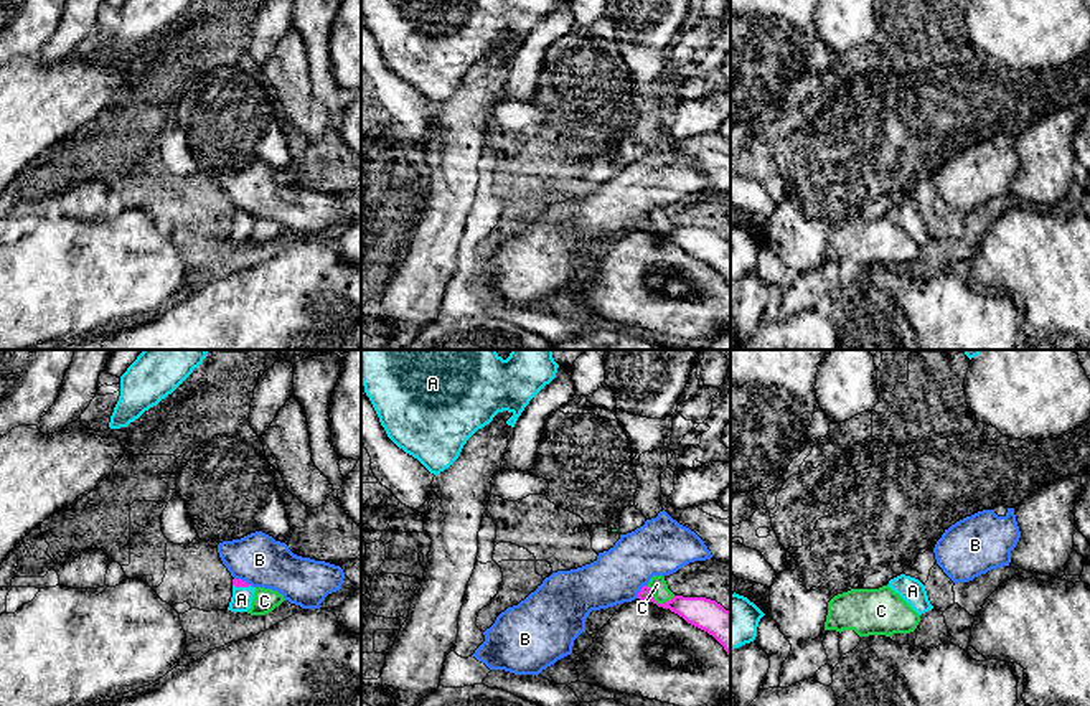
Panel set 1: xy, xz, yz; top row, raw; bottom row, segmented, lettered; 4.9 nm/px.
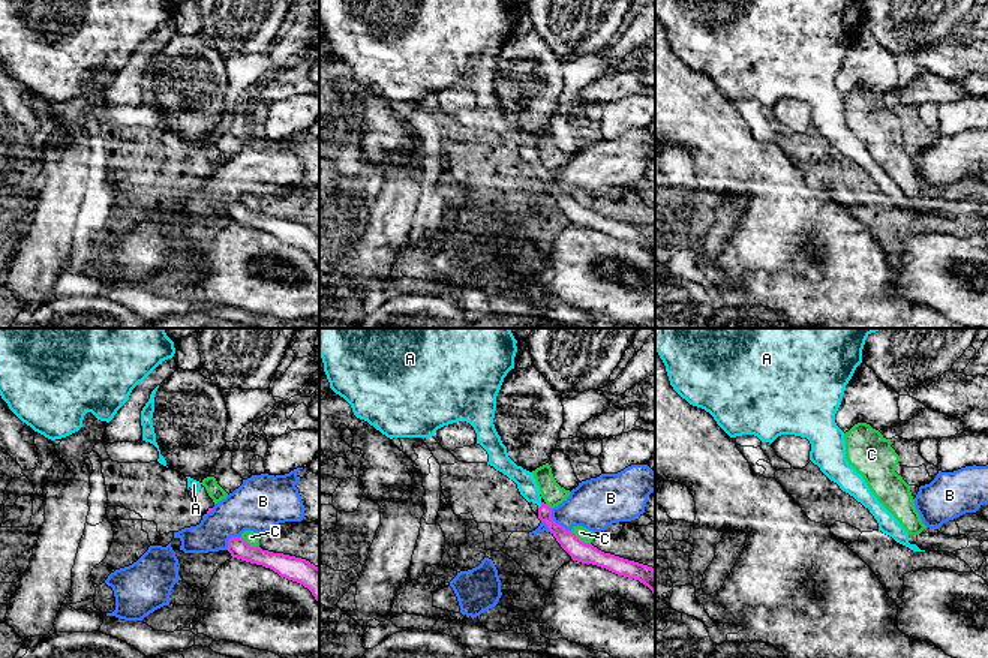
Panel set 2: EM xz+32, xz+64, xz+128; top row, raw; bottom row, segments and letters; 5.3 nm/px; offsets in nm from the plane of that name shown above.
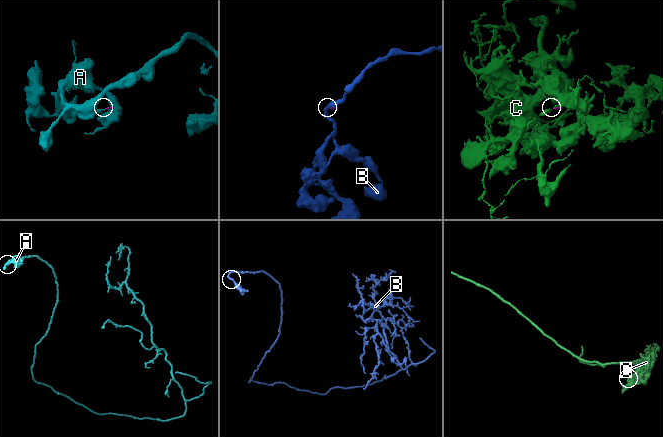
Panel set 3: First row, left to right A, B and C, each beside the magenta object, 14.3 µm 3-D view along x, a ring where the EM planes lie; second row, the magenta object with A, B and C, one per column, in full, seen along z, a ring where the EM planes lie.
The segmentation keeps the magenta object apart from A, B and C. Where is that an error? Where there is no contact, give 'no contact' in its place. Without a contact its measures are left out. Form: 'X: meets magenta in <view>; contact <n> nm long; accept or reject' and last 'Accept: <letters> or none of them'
A: meets magenta in xy; contact 90 nm long; accept
B: meets magenta in xz; contact 90 nm long; reject
C: meets magenta in xz; contact 150 nm long; reject
Accept: A

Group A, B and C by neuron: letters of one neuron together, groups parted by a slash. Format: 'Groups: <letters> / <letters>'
Groups: A / B / C

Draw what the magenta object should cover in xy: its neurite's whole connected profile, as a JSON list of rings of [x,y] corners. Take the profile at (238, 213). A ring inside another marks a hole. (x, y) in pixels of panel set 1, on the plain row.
[[[233,209],[233,228],[228,241],[247,242],[254,229],[256,218],[241,209]]]

